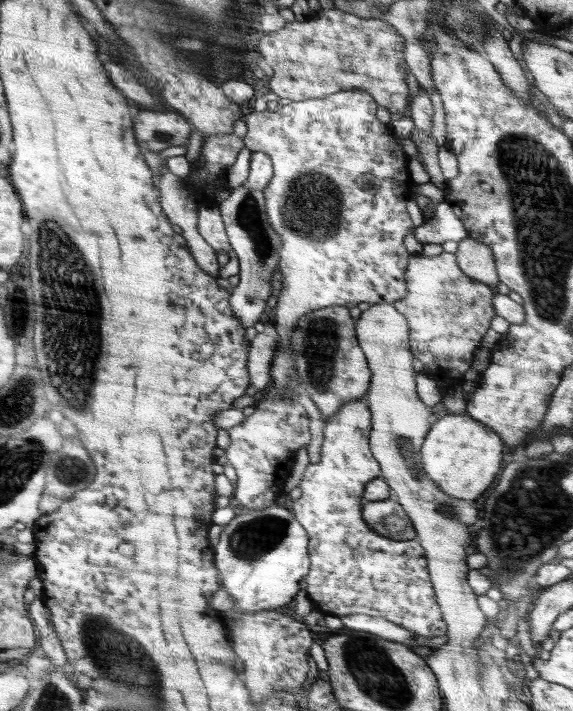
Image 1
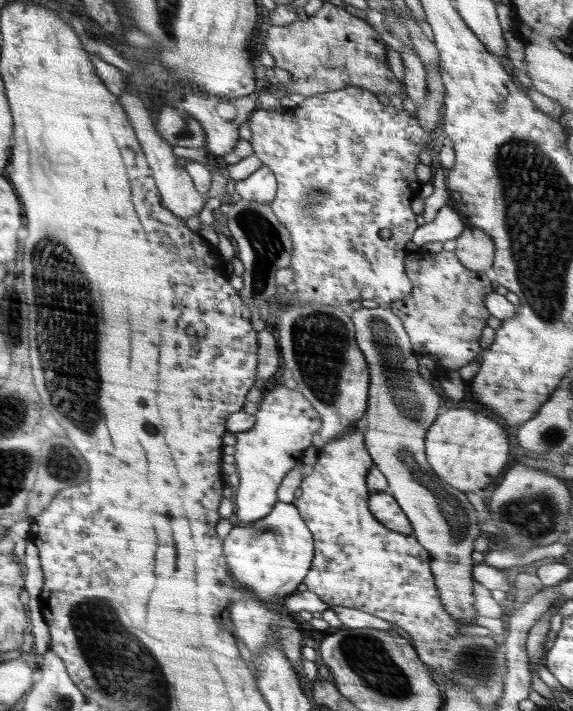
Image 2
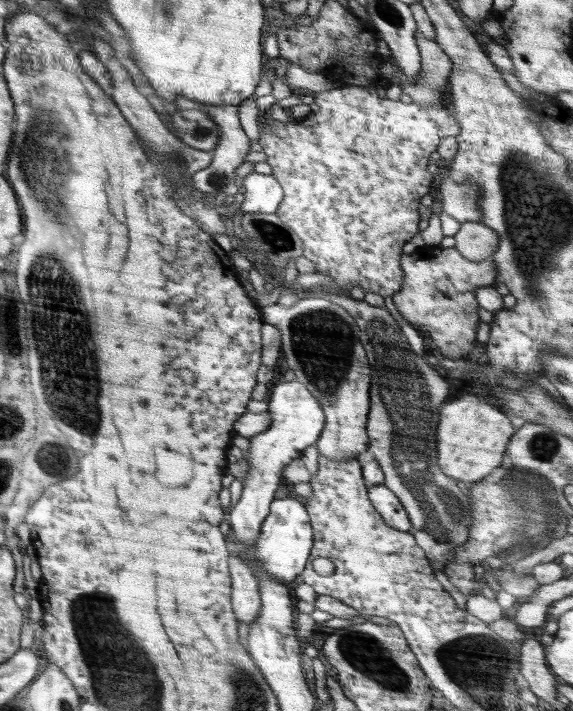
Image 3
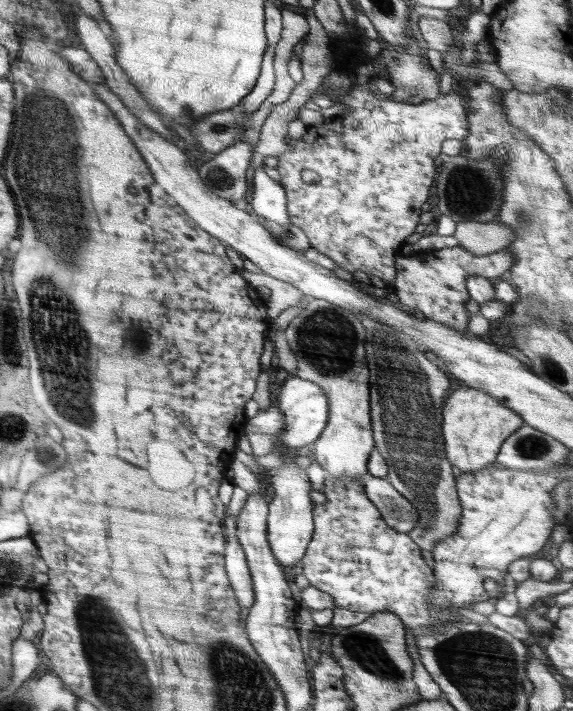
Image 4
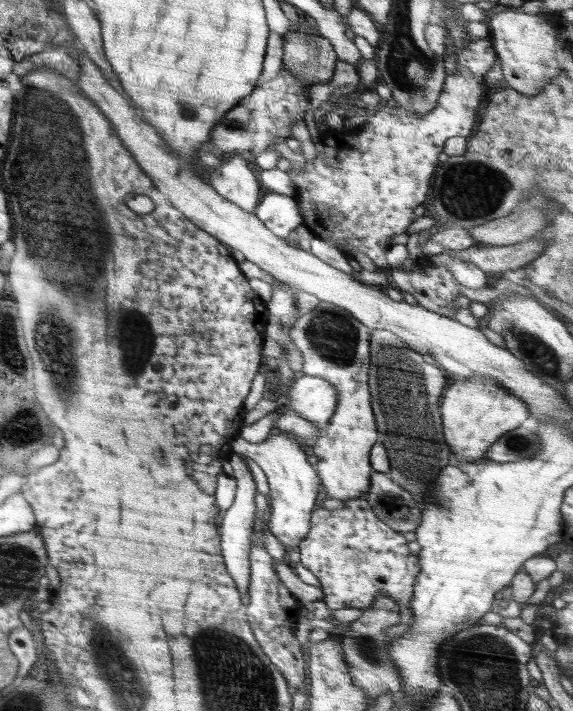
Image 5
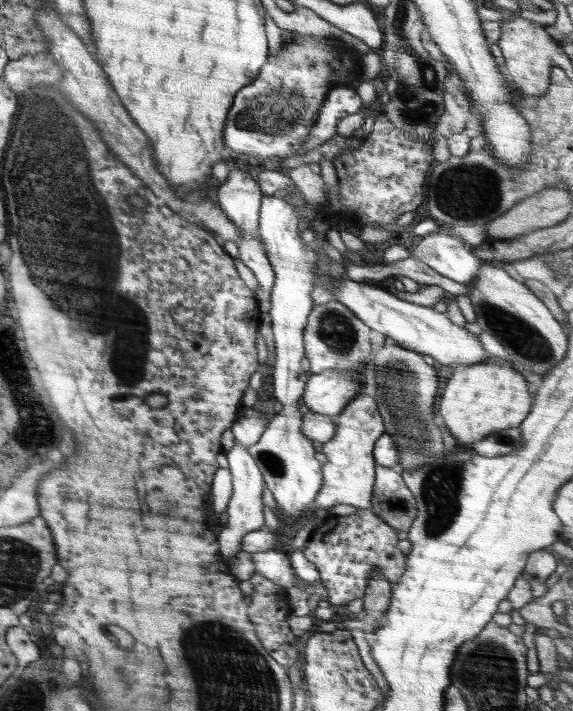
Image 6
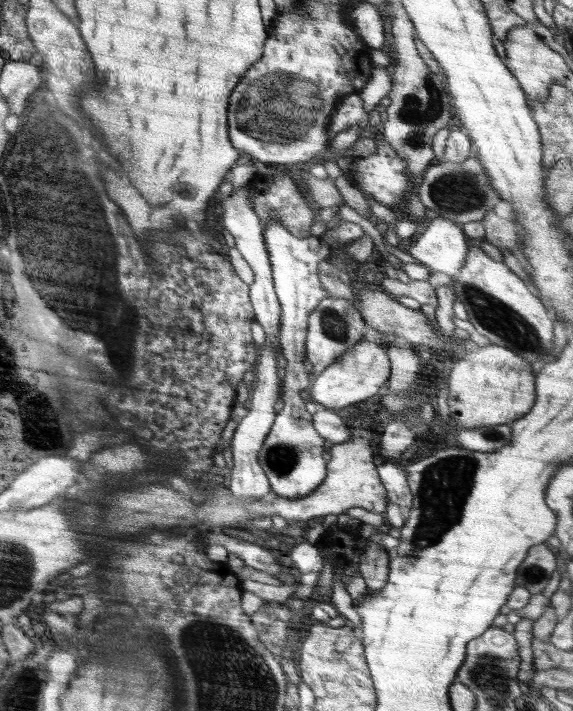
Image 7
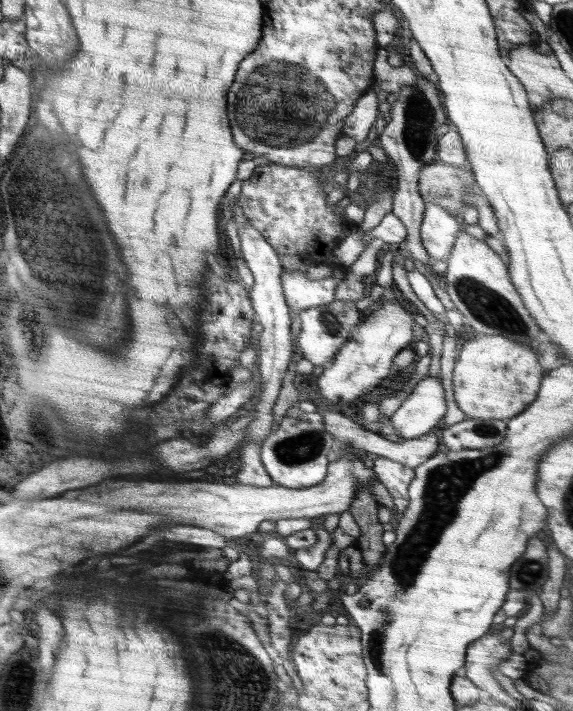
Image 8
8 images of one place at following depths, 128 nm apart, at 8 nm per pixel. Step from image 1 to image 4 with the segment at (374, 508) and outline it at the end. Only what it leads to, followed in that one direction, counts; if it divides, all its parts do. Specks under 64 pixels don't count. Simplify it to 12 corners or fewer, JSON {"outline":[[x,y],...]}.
{"outline":[[368,476],[363,488],[389,528],[406,534],[416,507],[388,479]]}

